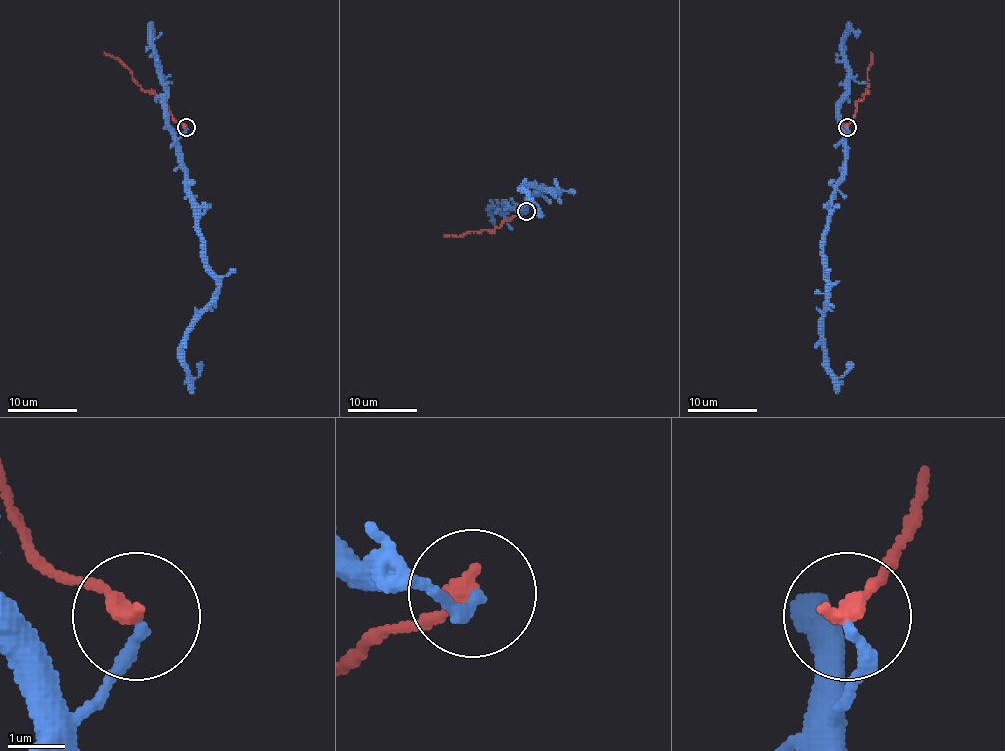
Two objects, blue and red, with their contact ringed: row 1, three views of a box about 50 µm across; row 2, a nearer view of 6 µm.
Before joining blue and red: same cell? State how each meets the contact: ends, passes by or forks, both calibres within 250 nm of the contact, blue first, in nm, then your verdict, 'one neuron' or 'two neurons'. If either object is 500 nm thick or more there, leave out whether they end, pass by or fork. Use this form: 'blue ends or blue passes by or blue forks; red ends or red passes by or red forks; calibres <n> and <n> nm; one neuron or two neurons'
blue ends; red ends; calibres 220 and 340 nm; two neurons

